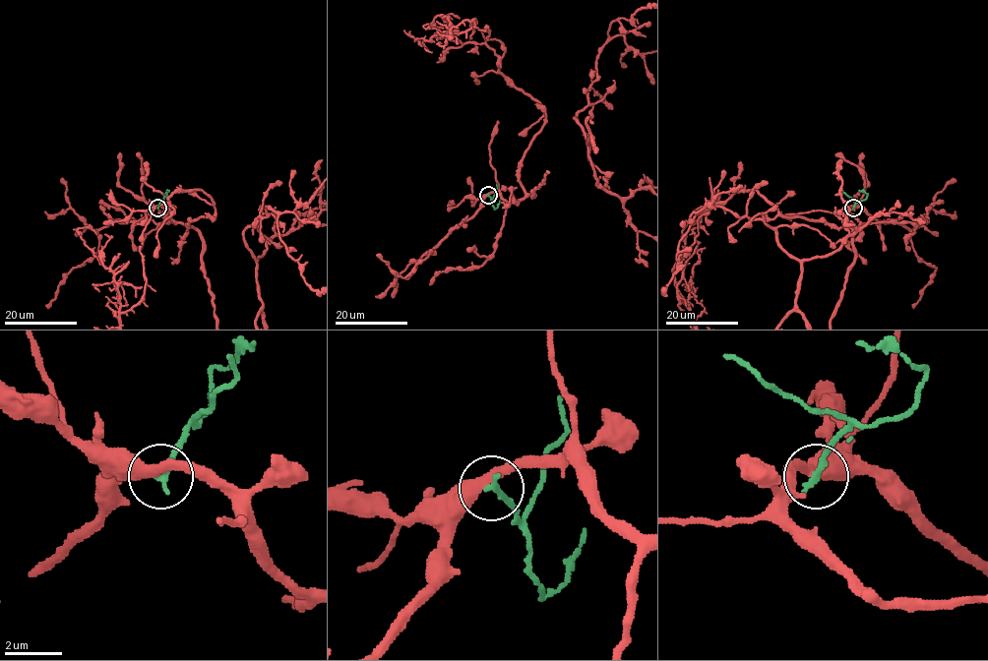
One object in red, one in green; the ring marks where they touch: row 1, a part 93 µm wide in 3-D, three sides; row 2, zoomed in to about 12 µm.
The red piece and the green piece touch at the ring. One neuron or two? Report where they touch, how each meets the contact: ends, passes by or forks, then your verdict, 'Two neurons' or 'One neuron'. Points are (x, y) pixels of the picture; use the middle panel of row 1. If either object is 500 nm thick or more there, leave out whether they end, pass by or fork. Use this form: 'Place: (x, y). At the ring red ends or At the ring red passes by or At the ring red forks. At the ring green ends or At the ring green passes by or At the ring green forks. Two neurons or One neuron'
Place: (488, 195). At the ring red passes by. At the ring green ends. Two neurons

